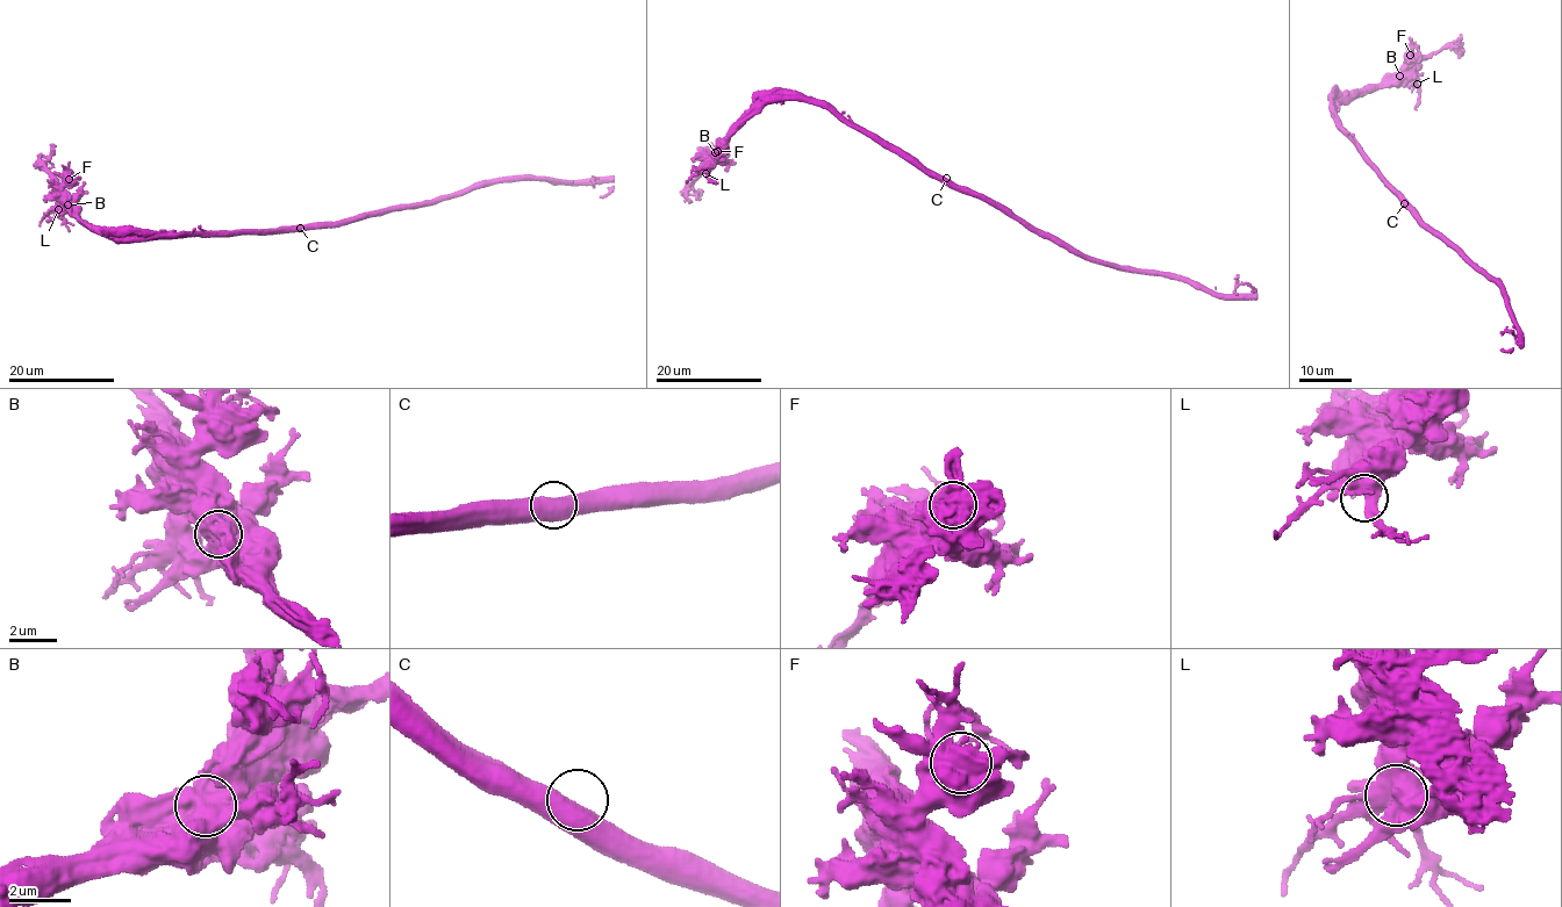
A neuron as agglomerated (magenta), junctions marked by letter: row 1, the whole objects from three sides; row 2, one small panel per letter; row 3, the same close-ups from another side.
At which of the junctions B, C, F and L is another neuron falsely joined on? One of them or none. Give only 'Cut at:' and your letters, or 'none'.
Cut at: B

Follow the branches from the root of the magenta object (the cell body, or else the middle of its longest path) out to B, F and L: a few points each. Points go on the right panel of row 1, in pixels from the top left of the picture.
B: (1409, 206), (1349, 135), (1342, 131), (1334, 115), (1338, 102), (1395, 83), (1399, 76)
F: (1409, 206), (1349, 135), (1342, 131), (1334, 115), (1338, 102), (1389, 84), (1410, 55)
L: (1409, 206), (1349, 135), (1342, 131), (1334, 115), (1334, 106), (1369, 90), (1399, 80), (1417, 84)

